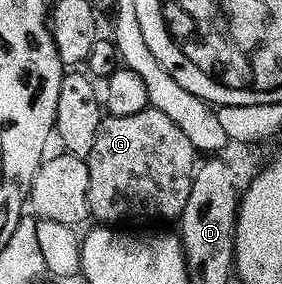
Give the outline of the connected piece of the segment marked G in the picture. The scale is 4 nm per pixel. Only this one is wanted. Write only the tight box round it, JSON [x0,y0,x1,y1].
[85,108,197,224]

